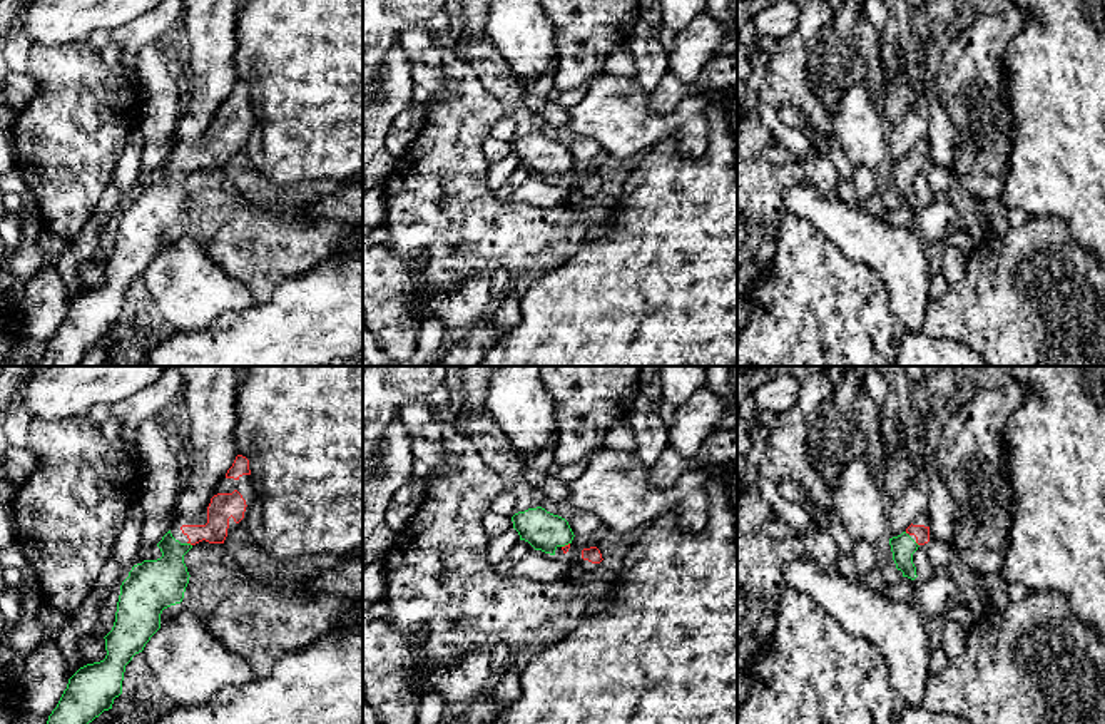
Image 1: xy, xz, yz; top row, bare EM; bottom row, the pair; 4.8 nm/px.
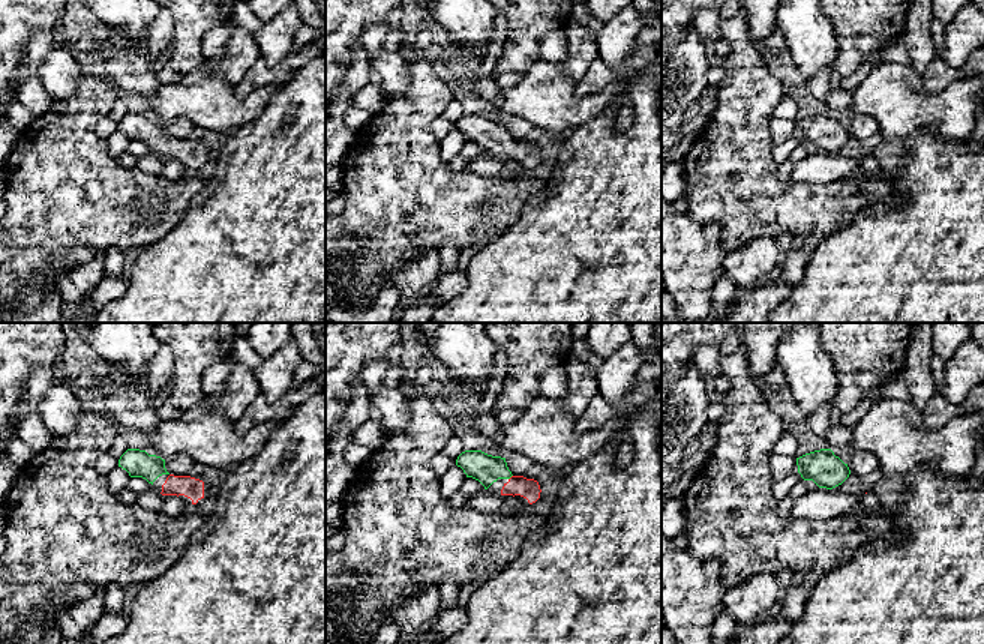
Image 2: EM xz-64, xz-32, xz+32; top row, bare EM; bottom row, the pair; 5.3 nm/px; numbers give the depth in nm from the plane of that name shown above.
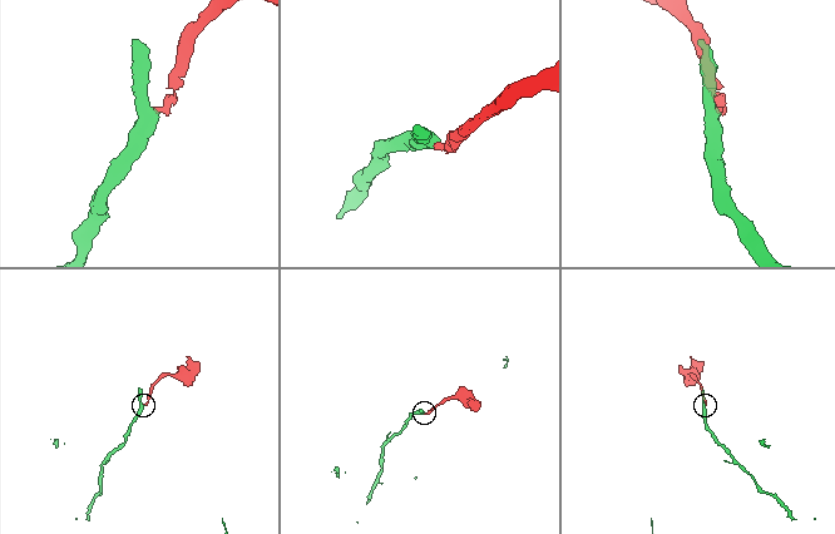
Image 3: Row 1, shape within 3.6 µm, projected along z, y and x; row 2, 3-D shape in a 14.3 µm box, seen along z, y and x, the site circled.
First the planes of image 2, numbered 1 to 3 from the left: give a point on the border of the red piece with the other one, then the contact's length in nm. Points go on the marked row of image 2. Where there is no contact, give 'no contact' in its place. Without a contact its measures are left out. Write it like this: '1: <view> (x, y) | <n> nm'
1: no contact
2: xz-32 (510, 476) | 40 nm
3: no contact

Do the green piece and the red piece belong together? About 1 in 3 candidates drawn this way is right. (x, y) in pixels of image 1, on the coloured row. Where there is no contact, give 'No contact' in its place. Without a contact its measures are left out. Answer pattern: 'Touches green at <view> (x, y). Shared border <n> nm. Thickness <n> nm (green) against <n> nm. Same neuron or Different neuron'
Touches green at xy (189, 544). Shared border 30 nm. Thickness 240 nm (green) against 130 nm. Same neuron

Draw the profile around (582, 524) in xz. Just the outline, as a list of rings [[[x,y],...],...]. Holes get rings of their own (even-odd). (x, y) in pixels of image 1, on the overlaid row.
[[[573,512],[567,520],[575,537],[585,537],[602,527],[602,520],[592,512]]]

